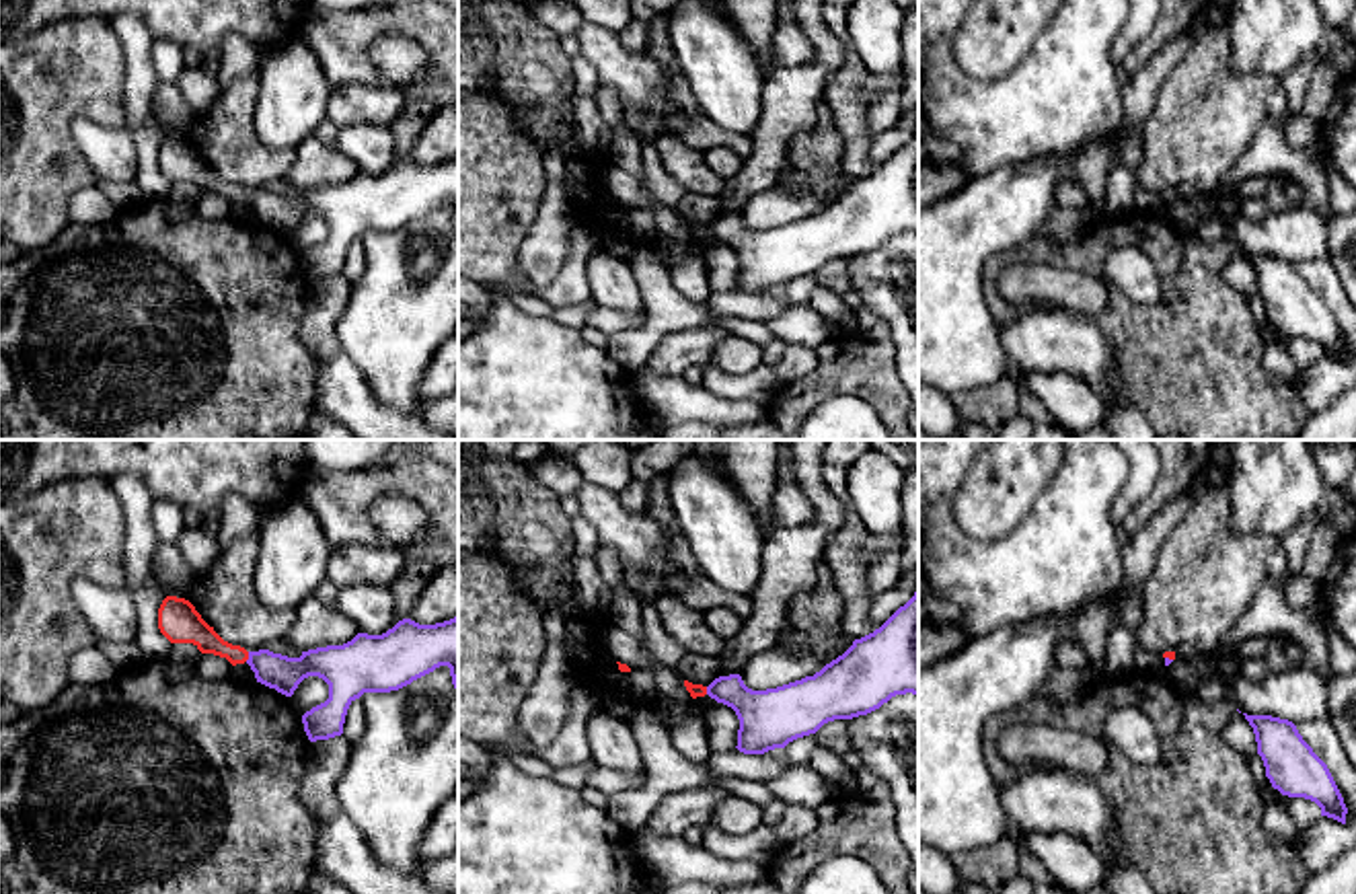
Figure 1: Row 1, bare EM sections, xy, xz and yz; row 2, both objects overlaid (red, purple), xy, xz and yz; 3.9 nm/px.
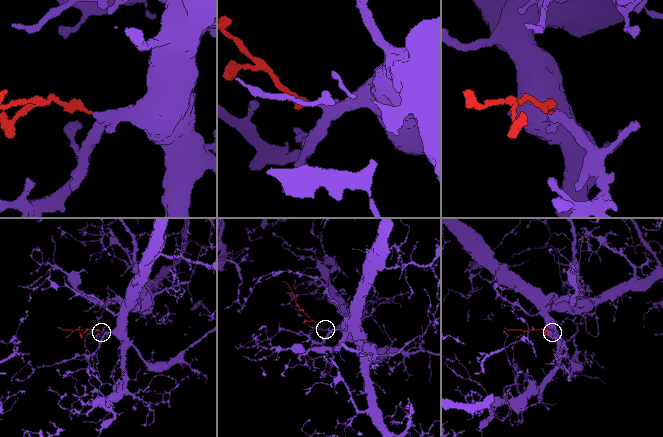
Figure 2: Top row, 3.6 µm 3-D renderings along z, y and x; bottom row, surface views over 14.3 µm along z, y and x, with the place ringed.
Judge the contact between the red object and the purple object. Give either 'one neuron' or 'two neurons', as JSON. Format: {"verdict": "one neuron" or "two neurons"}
{"verdict": "one neuron"}

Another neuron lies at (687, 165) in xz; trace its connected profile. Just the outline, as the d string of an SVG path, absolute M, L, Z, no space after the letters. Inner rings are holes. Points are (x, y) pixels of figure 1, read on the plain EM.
M666 129L651 142L660 154L662 166L686 193L717 197L725 179L721 179L705 160L705 152L690 148L674 132Z

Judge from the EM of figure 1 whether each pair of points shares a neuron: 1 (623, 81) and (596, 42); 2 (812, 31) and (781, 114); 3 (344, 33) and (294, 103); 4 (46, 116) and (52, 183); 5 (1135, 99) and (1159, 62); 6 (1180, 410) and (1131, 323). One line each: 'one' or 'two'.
1: one
2: one
3: two
4: one
5: one
6: one

